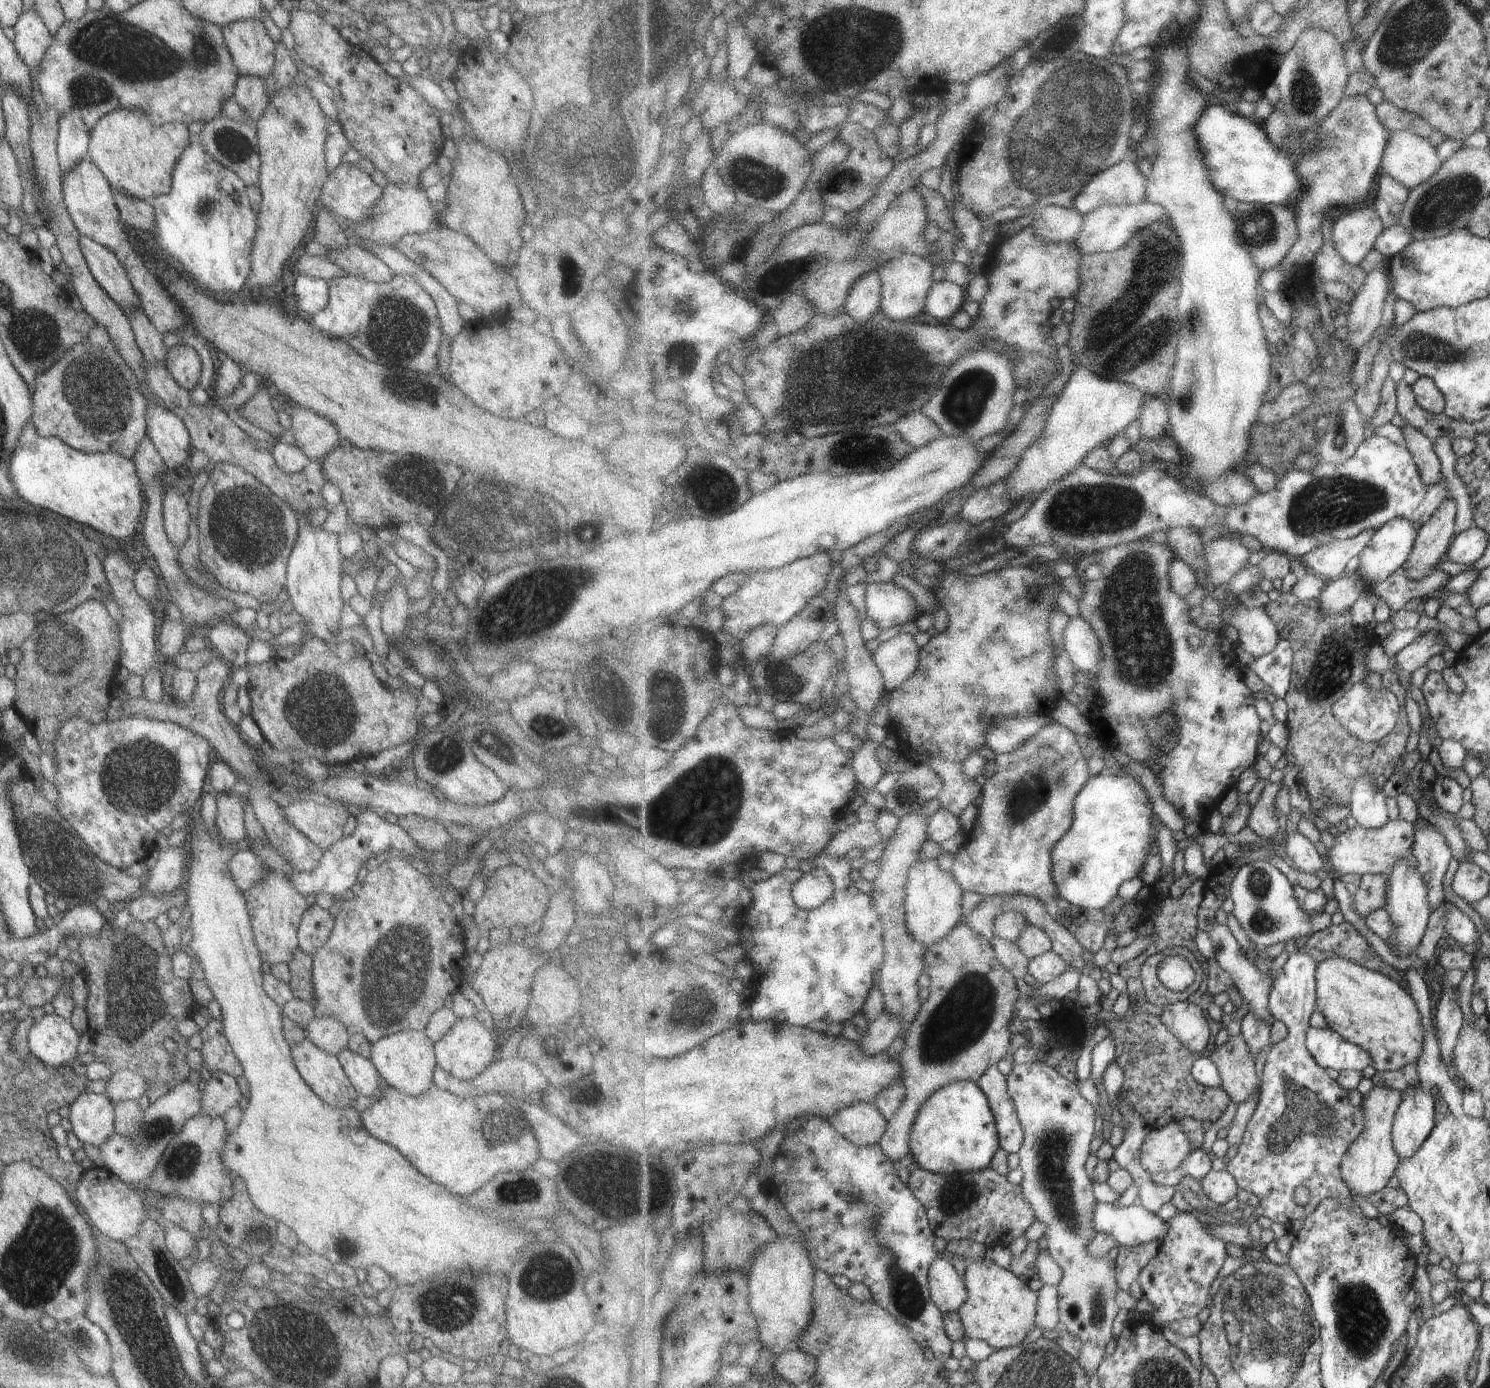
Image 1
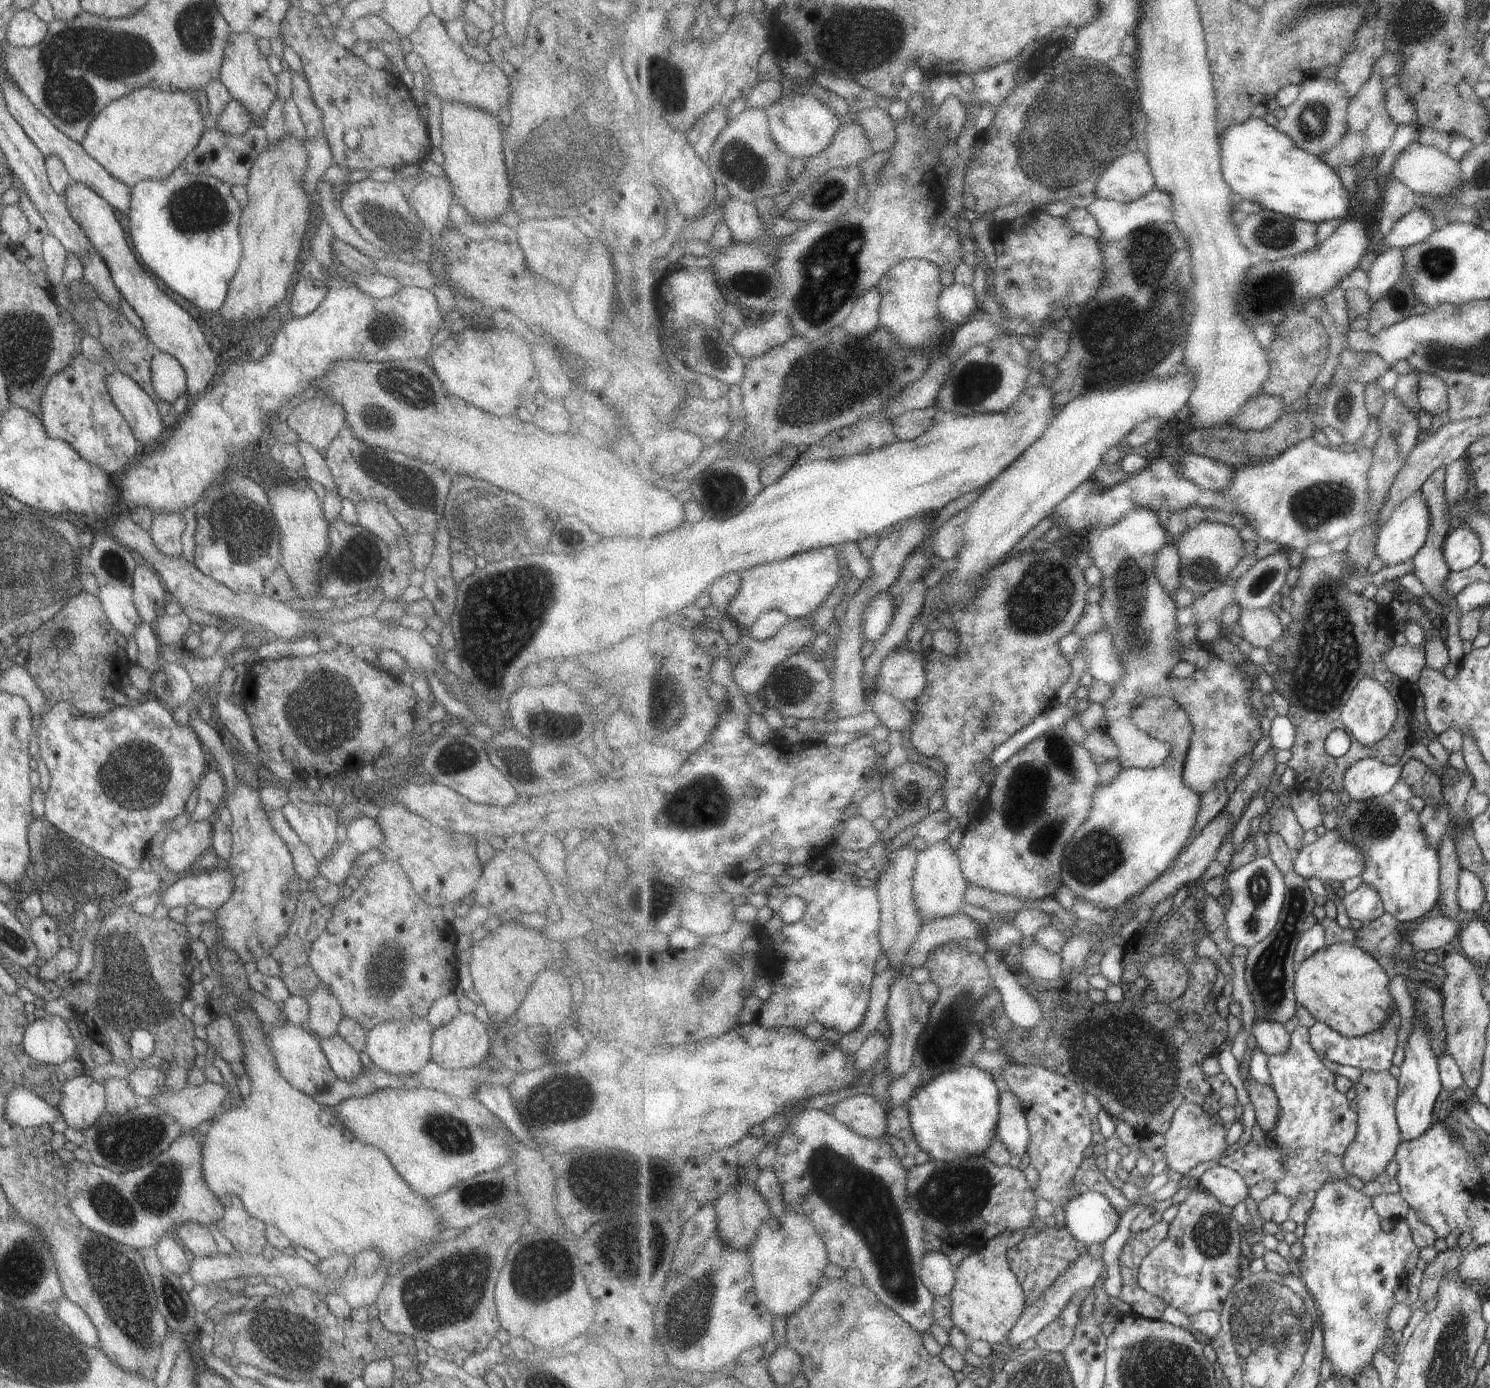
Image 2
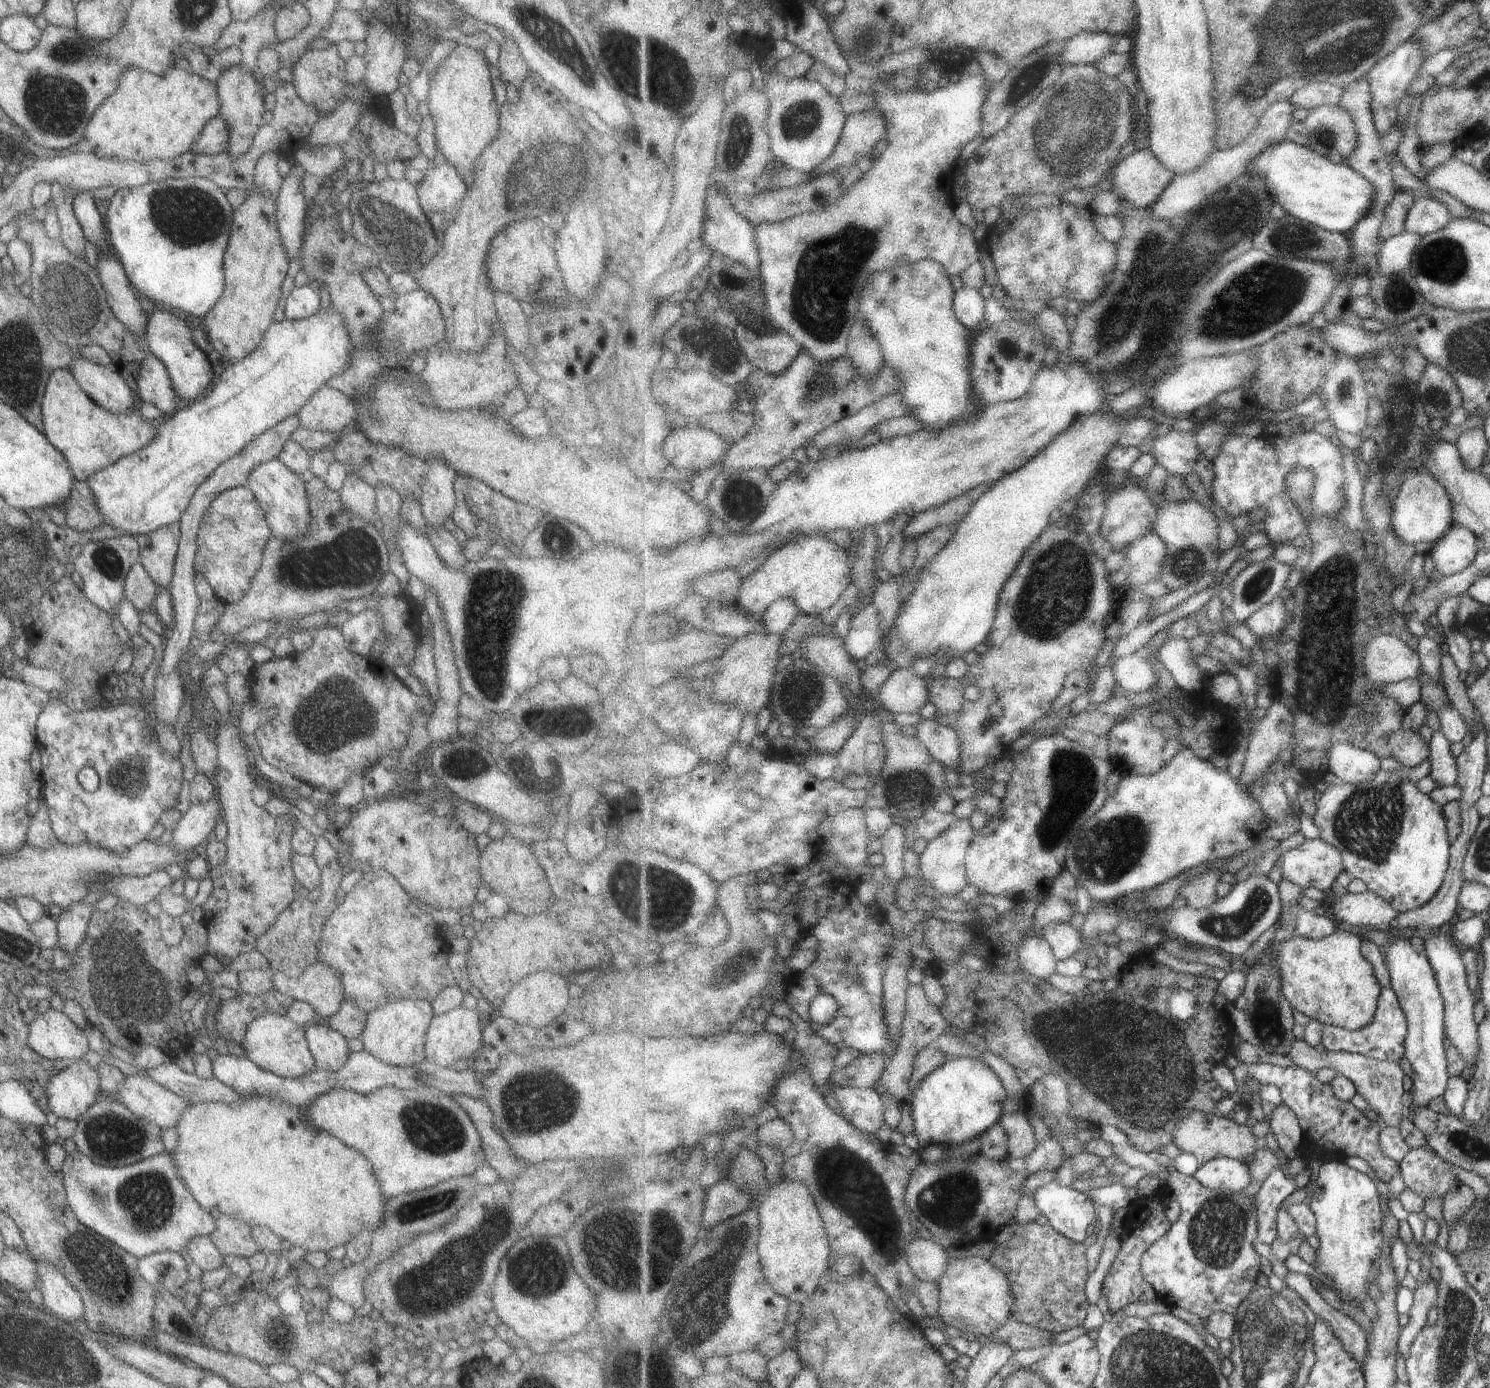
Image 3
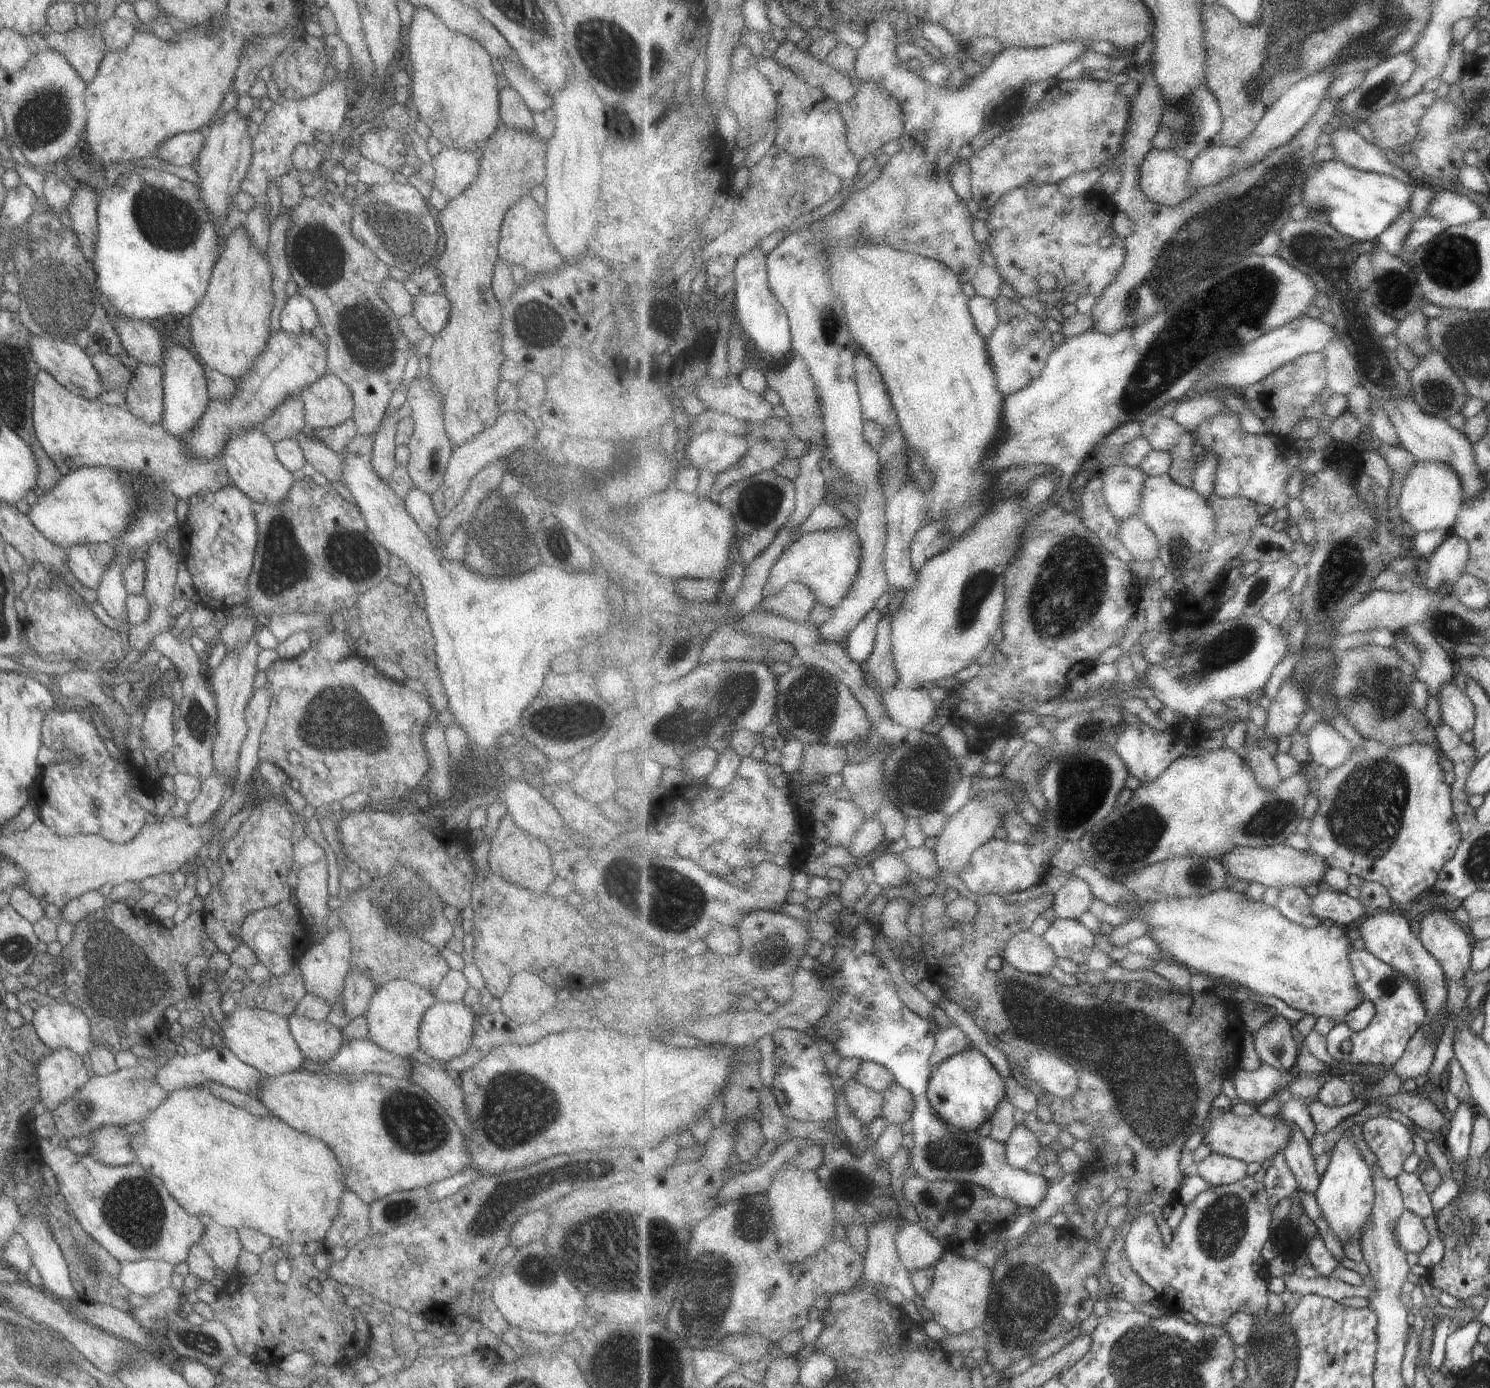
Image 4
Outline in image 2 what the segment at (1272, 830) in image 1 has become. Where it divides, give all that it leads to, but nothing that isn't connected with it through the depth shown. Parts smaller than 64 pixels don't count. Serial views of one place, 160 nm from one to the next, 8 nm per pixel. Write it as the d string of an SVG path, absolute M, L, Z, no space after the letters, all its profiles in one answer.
M1271 830L1266 838L1270 849L1269 856L1277 864L1285 878L1287 886L1286 902L1275 930L1262 942L1248 950L1244 976L1256 1011L1255 1018L1257 1020L1259 1018L1275 1020L1279 1024L1284 1024L1295 1017L1295 1012L1300 1006L1297 998L1295 998L1295 988L1293 988L1296 972L1294 956L1301 938L1300 935L1304 932L1302 930L1303 924L1313 914L1316 895L1311 892L1307 880L1296 872L1295 857L1283 836Z

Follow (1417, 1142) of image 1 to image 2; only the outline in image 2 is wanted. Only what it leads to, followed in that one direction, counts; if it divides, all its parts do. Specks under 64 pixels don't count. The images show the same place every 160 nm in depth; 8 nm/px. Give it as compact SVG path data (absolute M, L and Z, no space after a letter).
M1417 1004L1414 1005L1414 1016L1411 1020L1411 1030L1407 1036L1404 1050L1404 1063L1400 1066L1402 1073L1400 1081L1400 1097L1397 1100L1397 1120L1403 1134L1402 1141L1411 1141L1423 1136L1435 1124L1433 1106L1443 1090L1441 1081L1441 1060L1431 1044L1429 1032L1423 1028L1423 1022L1417 1020Z

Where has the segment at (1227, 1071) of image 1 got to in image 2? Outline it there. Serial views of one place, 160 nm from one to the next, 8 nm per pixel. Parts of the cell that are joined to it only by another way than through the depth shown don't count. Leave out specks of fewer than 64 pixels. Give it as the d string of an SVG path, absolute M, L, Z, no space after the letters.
M1248 1076L1245 1084L1246 1091L1256 1112L1257 1124L1265 1131L1275 1130L1281 1116L1281 1102L1272 1086L1259 1084L1253 1077Z

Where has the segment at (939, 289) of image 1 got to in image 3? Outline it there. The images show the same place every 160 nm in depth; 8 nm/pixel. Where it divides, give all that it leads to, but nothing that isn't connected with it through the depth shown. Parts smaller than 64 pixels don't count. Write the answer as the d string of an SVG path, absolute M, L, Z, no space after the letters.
M961 287L956 290L955 313L957 318L969 328L979 330L987 325L985 320L985 301L978 289Z

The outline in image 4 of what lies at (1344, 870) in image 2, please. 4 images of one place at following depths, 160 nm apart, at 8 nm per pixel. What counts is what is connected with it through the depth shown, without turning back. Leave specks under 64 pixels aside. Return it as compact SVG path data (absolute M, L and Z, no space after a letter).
M1277 845L1262 848L1237 847L1220 857L1225 864L1226 871L1232 876L1232 881L1245 879L1247 882L1256 882L1266 887L1283 888L1285 886L1317 886L1326 887L1325 874L1330 869L1327 860L1314 852L1294 850L1287 845Z

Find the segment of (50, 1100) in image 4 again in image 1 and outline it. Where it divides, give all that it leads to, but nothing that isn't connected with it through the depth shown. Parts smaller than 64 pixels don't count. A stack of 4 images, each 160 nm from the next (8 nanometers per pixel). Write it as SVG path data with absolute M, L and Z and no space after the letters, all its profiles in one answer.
M79 1093L67 1106L73 1134L82 1144L99 1146L114 1132L113 1102L103 1093Z

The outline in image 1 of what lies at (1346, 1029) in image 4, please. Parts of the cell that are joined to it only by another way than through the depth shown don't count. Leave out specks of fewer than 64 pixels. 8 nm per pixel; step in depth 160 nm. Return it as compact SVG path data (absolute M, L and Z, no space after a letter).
M1311 1027L1307 1035L1309 1052L1323 1068L1332 1068L1338 1073L1344 1070L1360 1070L1370 1064L1373 1058L1361 1045L1345 1040L1333 1029Z

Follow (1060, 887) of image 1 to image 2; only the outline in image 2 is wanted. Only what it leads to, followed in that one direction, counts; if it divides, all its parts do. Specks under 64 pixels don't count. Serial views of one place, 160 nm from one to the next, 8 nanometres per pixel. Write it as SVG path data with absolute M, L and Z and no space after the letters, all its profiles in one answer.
M1154 697L1153 699L1147 700L1144 704L1141 704L1139 708L1133 710L1131 718L1138 728L1144 729L1151 736L1156 737L1157 739L1165 740L1171 745L1172 752L1170 753L1169 760L1165 764L1161 764L1159 768L1129 768L1122 769L1121 772L1108 784L1103 785L1103 788L1097 792L1095 796L1095 802L1093 802L1092 814L1087 818L1087 821L1073 836L1071 842L1065 848L1065 857L1064 857L1064 872L1062 874L1063 883L1075 894L1076 897L1089 901L1097 906L1102 908L1117 908L1123 904L1124 901L1127 901L1129 898L1135 897L1141 893L1146 887L1153 884L1161 878L1161 876L1170 868L1175 865L1176 860L1183 854L1183 851L1187 847L1185 843L1187 840L1191 842L1191 832L1195 828L1195 822L1197 822L1197 814L1199 814L1199 806L1201 806L1201 794L1193 788L1185 785L1185 764L1187 759L1187 754L1189 748L1193 746L1193 733L1194 727L1191 723L1191 718L1187 715L1187 712L1179 706L1177 700L1173 700L1170 697Z

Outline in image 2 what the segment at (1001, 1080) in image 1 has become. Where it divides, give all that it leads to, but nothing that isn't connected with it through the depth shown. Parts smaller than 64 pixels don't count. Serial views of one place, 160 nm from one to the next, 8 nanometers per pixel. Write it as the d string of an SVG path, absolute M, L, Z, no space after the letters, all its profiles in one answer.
M1001 1091L1001 1114L996 1140L1001 1140L1013 1155L1021 1156L1028 1152L1031 1138L1023 1102L1012 1091Z

